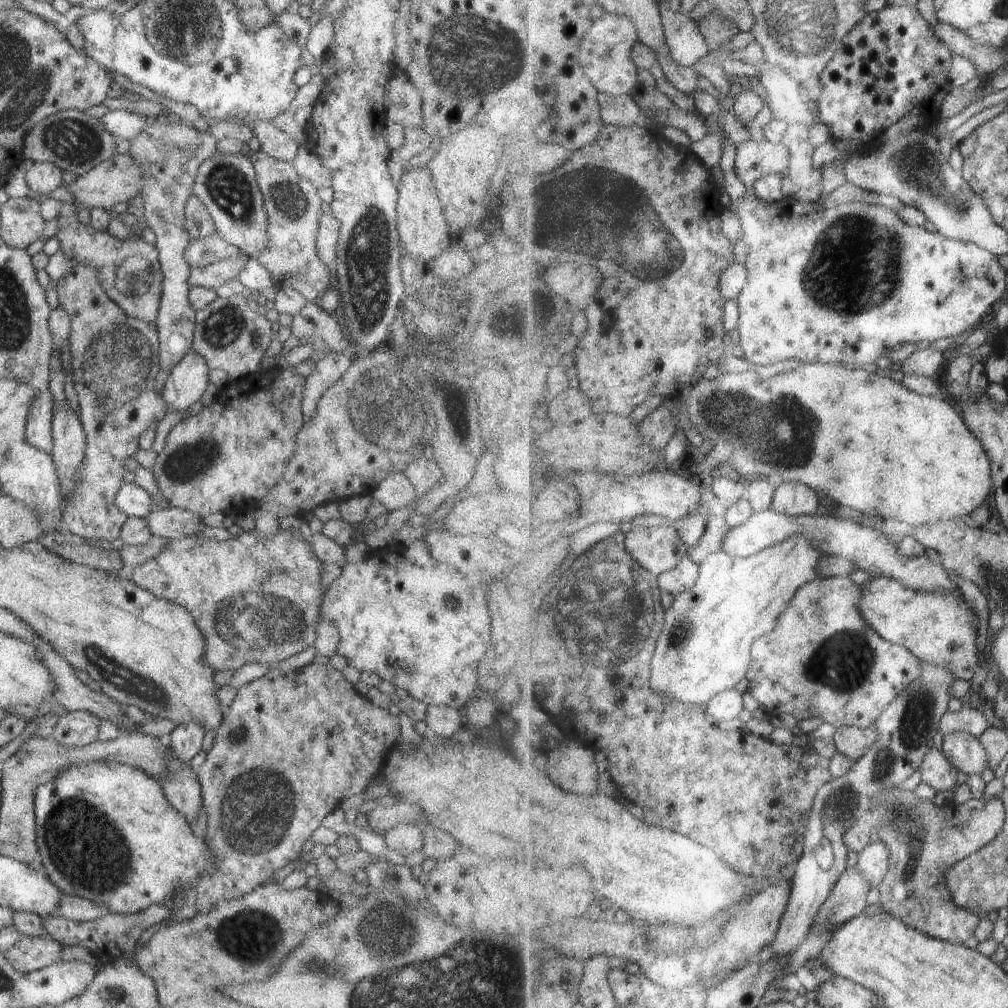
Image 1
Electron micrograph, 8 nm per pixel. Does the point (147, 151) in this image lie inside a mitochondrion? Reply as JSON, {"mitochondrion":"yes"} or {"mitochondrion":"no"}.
{"mitochondrion":"yes"}

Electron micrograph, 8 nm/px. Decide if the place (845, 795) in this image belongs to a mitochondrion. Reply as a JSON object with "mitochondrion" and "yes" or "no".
{"mitochondrion":"yes"}

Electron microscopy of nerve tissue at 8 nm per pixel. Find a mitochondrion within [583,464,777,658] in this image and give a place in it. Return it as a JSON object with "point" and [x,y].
{"point":[679,635]}

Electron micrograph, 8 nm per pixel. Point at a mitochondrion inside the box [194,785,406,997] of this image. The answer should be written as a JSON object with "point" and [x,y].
{"point":[251,936]}

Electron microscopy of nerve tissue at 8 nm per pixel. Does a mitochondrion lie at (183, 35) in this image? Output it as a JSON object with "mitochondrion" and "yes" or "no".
{"mitochondrion":"yes"}

